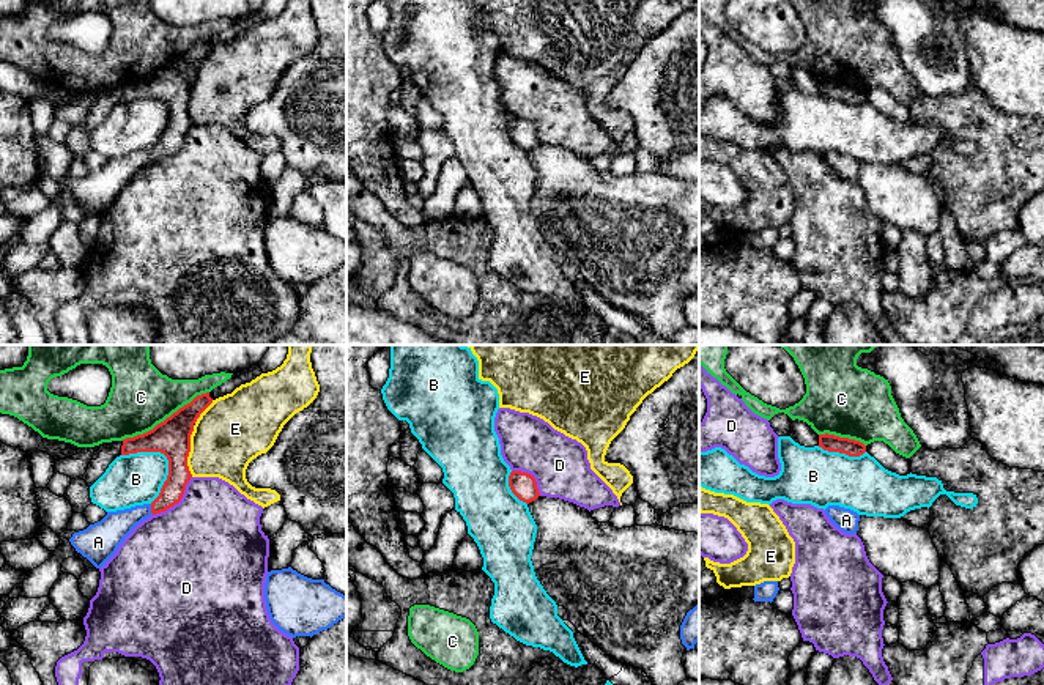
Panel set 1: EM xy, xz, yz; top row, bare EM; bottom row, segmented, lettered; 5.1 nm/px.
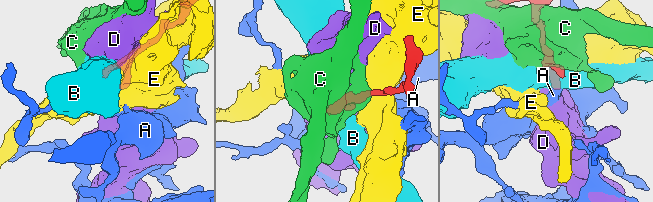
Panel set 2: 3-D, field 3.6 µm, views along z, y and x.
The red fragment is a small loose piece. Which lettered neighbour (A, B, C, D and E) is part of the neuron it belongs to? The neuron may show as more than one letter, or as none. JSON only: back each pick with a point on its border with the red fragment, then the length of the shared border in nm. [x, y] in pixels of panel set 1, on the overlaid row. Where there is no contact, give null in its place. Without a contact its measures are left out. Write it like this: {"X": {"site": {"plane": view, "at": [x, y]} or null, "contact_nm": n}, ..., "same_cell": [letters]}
{"A": {"site": {"plane": "xy", "at": [151, 509]}, "contact_nm": 60}, "same_cell": ["A"]}

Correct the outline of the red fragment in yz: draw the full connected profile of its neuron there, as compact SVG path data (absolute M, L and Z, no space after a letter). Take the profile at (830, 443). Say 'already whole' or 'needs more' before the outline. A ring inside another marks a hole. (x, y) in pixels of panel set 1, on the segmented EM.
already whole; M828 433L819 435L819 447L828 452L846 454L849 457L860 457L866 452L866 446L863 442Z

